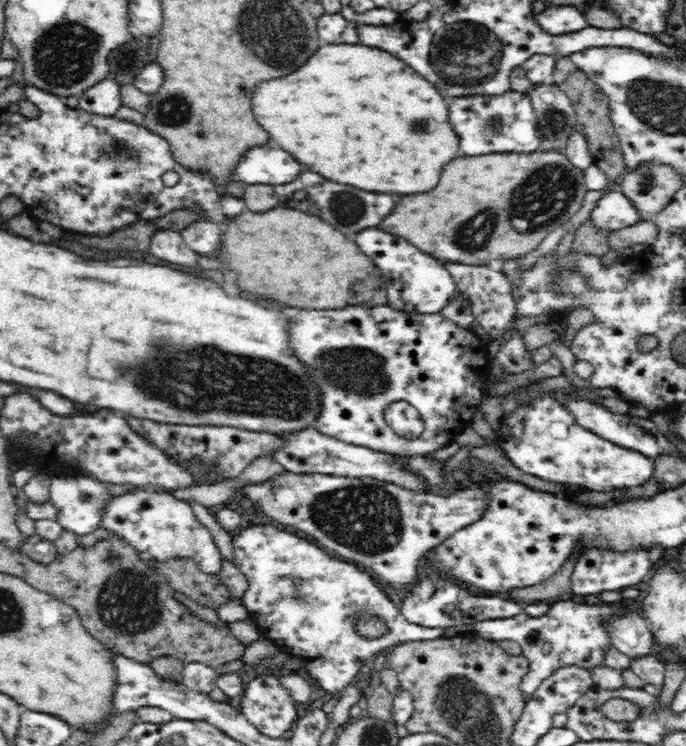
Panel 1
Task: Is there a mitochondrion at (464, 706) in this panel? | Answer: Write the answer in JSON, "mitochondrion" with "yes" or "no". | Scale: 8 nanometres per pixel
{"mitochondrion":"yes"}

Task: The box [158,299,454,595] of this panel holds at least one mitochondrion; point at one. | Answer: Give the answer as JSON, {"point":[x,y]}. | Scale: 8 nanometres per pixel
{"point":[367,520]}

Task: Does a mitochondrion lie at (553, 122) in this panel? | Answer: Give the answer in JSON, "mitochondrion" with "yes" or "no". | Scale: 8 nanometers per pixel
{"mitochondrion":"yes"}

